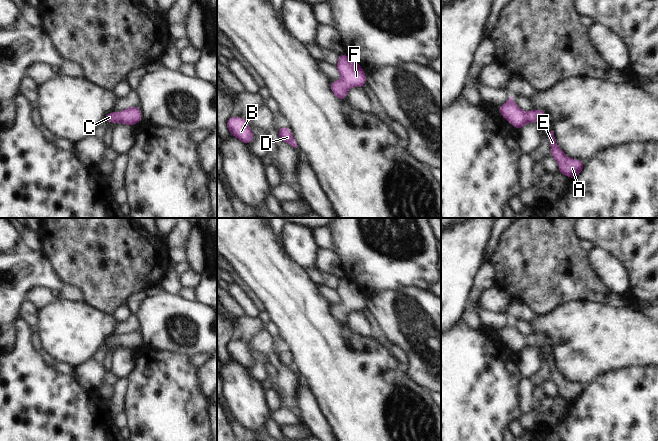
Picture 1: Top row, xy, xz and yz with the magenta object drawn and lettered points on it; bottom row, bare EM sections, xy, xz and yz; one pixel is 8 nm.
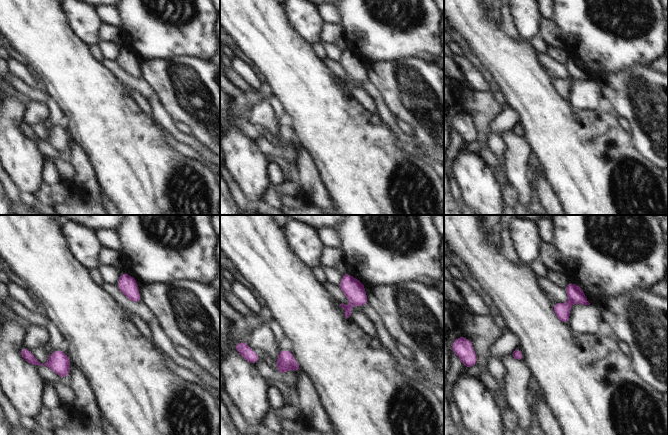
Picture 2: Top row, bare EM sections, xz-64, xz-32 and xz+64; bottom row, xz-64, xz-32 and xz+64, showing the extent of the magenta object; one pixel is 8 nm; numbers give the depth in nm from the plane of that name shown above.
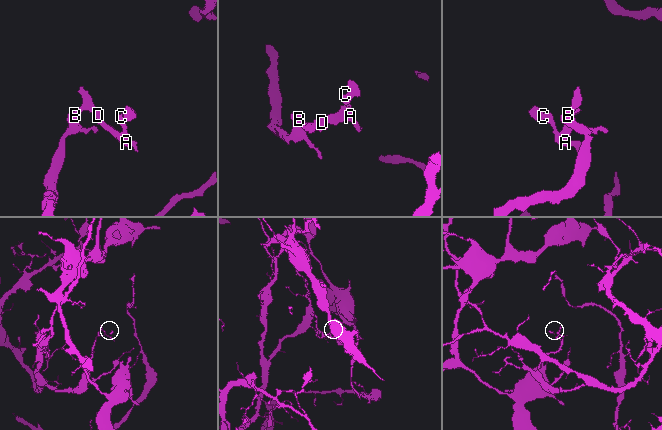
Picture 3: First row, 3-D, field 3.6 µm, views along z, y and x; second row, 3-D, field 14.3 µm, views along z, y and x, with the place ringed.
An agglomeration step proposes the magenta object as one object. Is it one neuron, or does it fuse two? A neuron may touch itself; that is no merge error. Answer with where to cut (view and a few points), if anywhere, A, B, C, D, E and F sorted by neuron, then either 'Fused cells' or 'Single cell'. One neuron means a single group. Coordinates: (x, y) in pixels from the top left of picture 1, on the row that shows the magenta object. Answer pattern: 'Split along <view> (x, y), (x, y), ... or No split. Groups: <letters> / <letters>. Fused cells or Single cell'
No split. Groups: A B C D E F. Single cell.

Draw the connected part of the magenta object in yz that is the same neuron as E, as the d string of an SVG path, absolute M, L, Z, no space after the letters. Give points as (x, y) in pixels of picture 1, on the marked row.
M554 131L549 132L548 140L551 145L551 156L557 161L559 173L574 179L584 168L584 163L579 159L568 157L558 146Z

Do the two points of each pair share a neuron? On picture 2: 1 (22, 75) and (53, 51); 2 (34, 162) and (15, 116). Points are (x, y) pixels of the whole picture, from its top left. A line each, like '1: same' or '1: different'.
1: different
2: same

